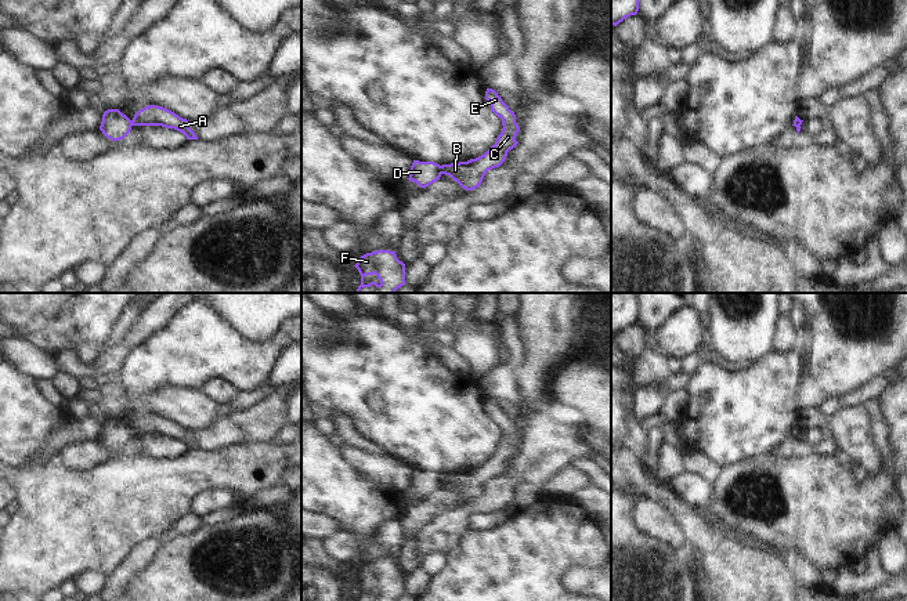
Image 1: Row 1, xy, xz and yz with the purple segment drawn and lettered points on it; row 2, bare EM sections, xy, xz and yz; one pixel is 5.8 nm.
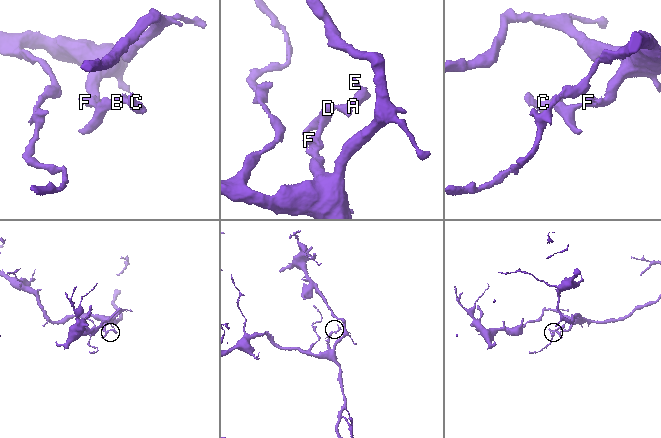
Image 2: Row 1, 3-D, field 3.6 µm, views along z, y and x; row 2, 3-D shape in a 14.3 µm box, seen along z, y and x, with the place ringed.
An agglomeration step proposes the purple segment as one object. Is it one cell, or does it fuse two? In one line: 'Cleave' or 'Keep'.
Cleave.

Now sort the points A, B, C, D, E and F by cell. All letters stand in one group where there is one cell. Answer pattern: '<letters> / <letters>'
A B C E / D F

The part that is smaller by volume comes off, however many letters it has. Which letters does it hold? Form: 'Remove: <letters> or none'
Remove: A, B, C, E

